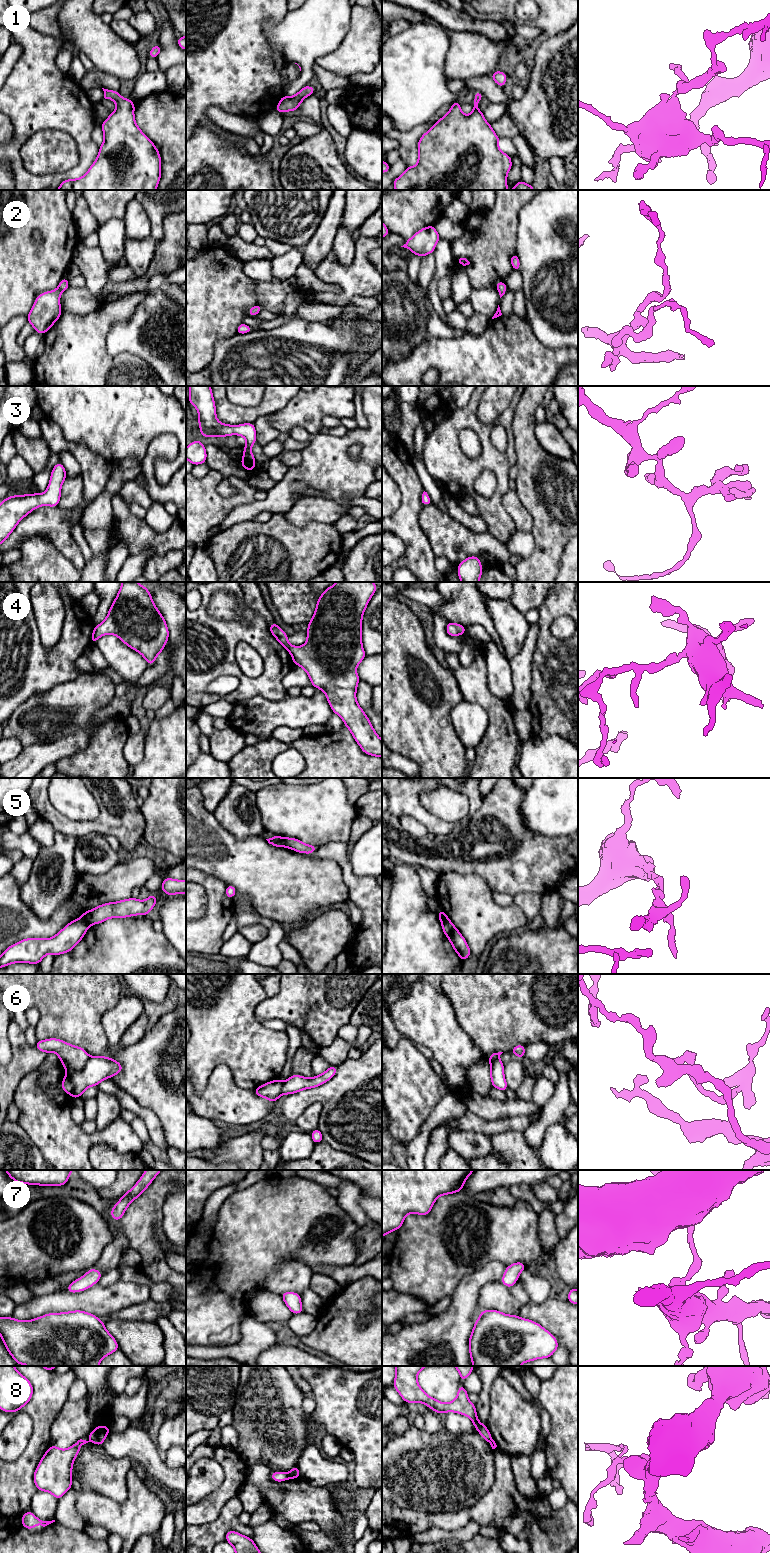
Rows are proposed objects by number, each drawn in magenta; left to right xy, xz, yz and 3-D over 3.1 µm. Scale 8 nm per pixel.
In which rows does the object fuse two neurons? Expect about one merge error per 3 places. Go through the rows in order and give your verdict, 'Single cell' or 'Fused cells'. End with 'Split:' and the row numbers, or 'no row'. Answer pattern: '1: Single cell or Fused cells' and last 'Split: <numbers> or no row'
1: Single cell
2: Single cell
3: Single cell
4: Single cell
5: Fused cells
6: Fused cells
7: Single cell
8: Fused cells
Split: 5, 6, 8

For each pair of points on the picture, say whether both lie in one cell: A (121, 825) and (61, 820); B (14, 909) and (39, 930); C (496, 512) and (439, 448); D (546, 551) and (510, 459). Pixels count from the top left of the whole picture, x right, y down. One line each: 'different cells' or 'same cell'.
A: same cell
B: same cell
C: same cell
D: different cells

